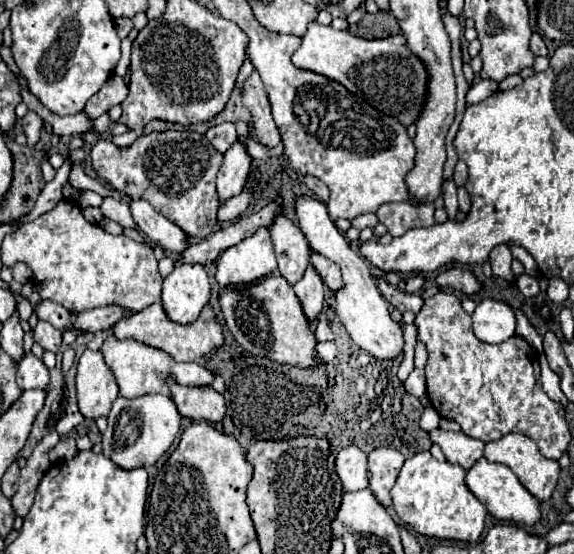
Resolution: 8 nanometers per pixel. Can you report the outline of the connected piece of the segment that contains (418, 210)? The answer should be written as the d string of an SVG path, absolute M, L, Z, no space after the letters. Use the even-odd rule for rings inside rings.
M405 201L405 203L385 203L379 207L379 211L375 215L389 229L389 233L393 237L401 237L409 229L431 227L435 223L433 211L435 211L433 203L415 205L415 203Z

